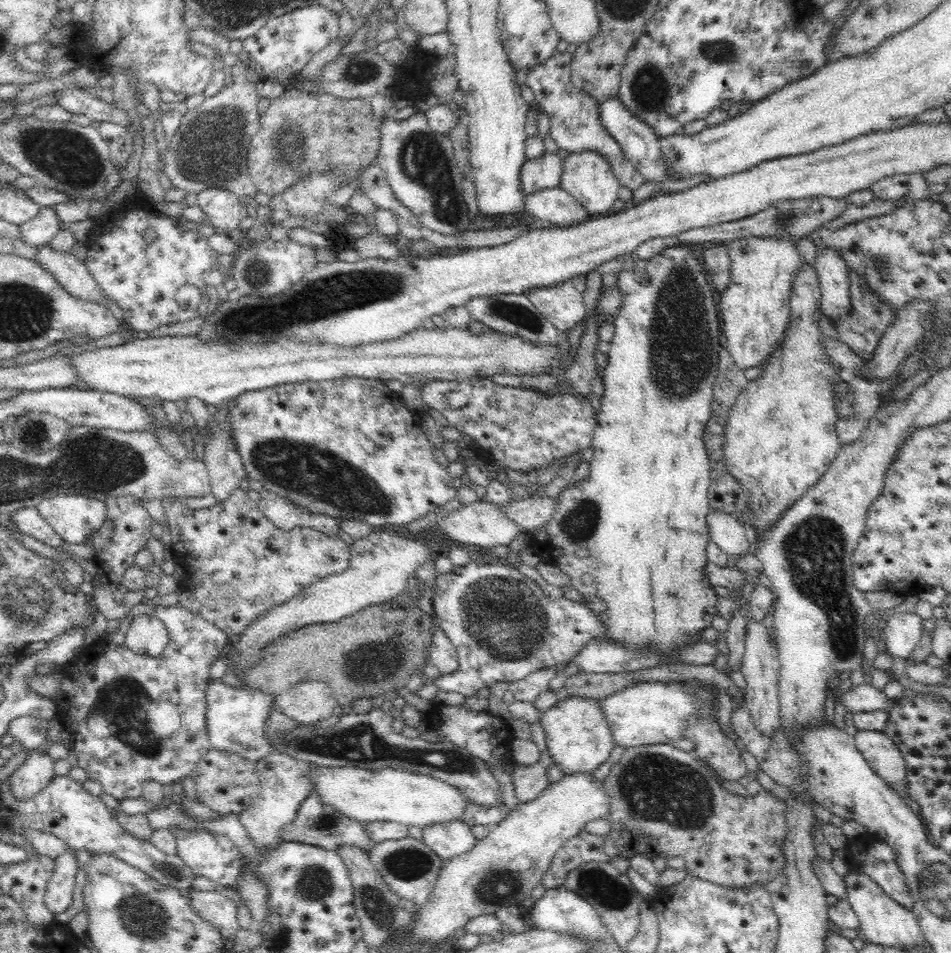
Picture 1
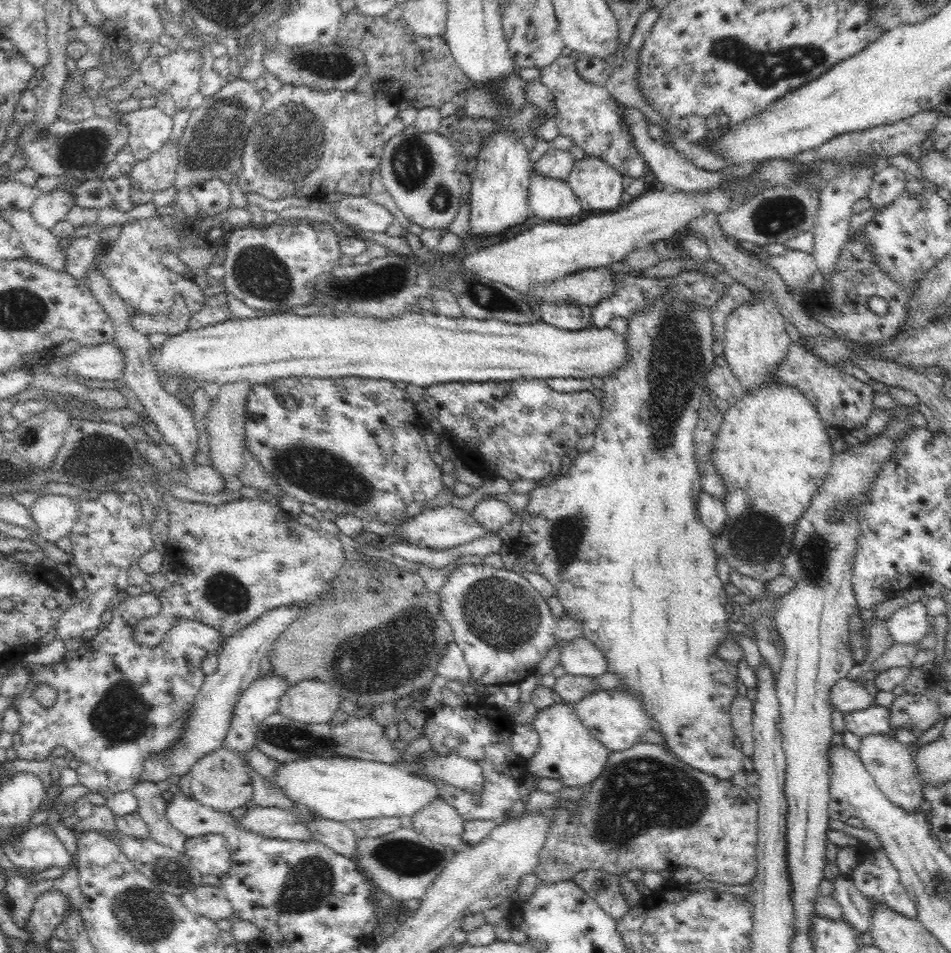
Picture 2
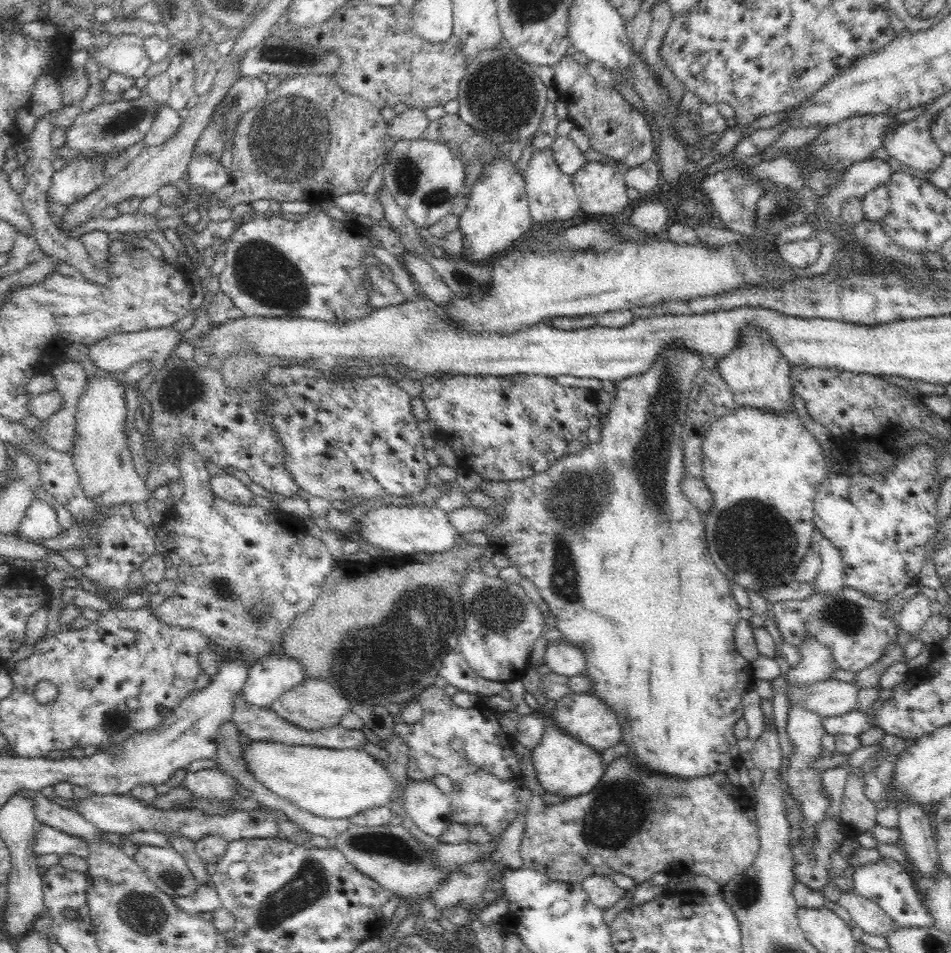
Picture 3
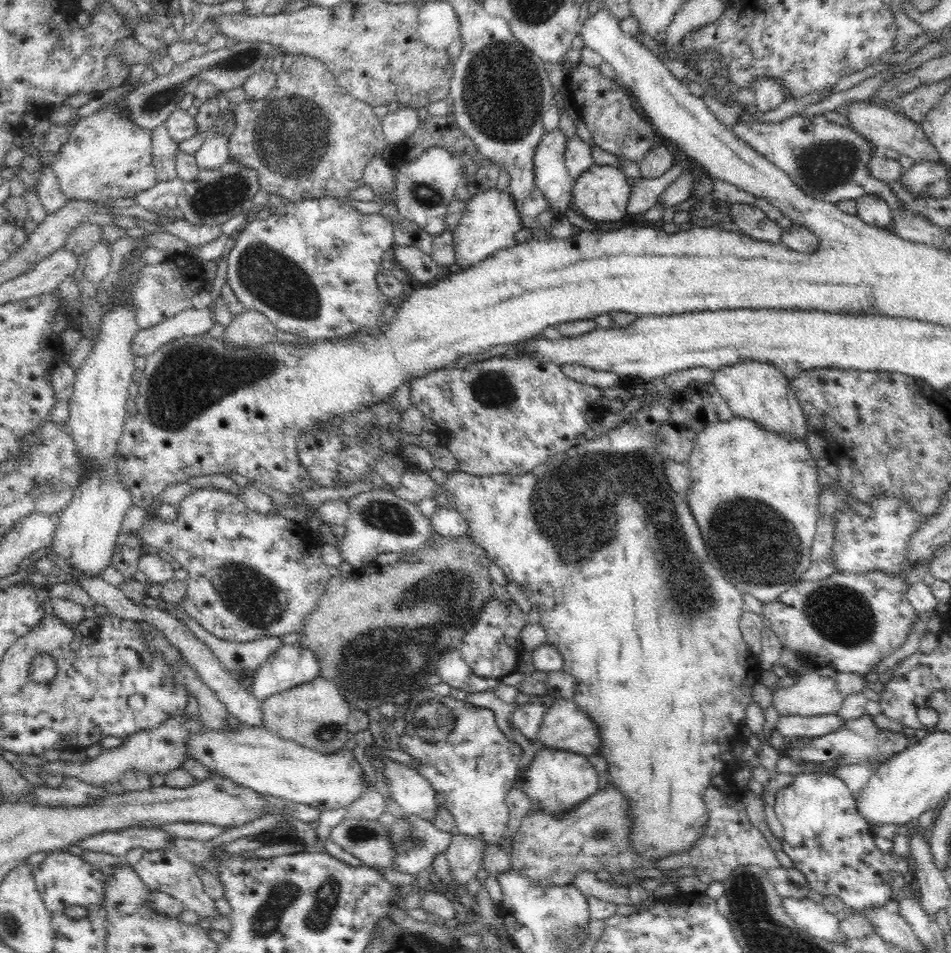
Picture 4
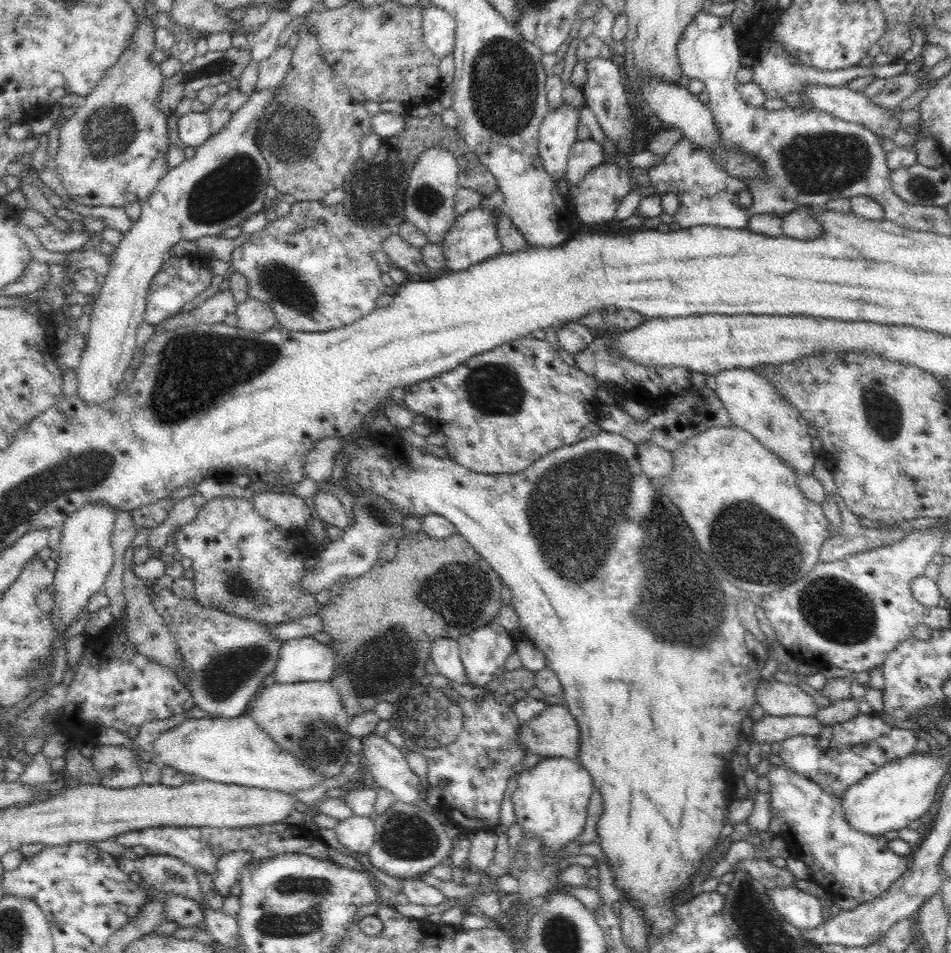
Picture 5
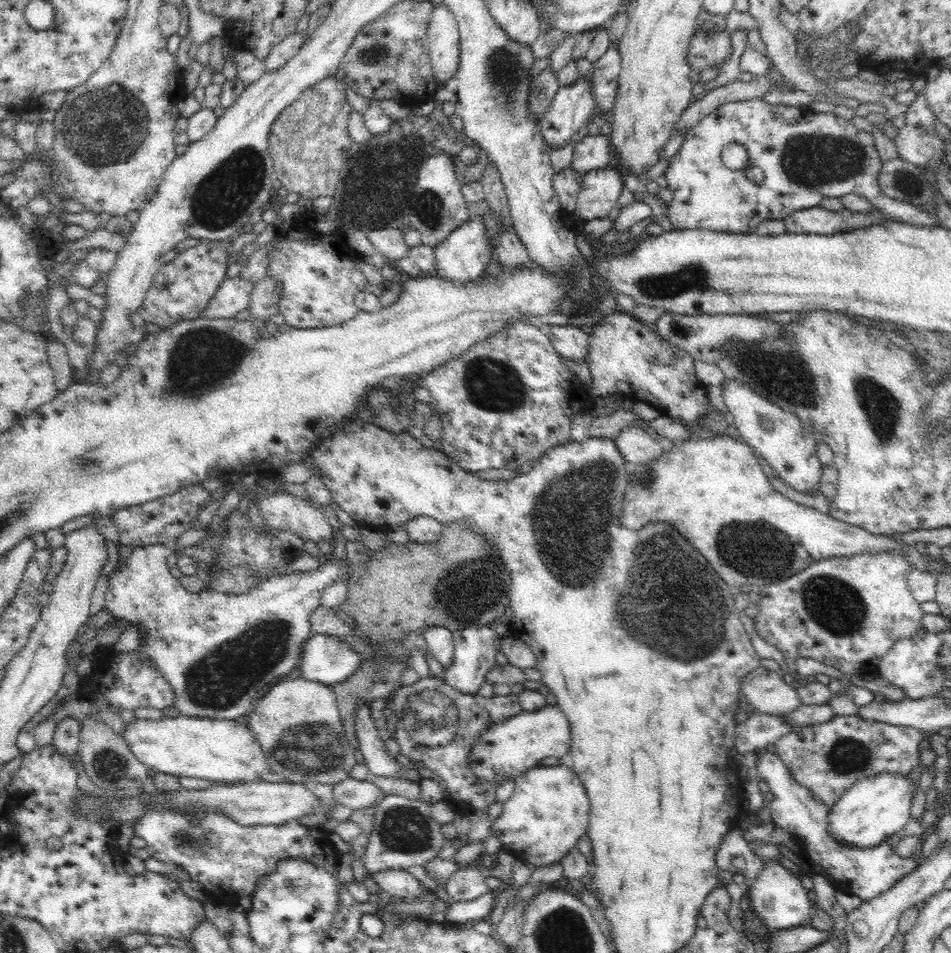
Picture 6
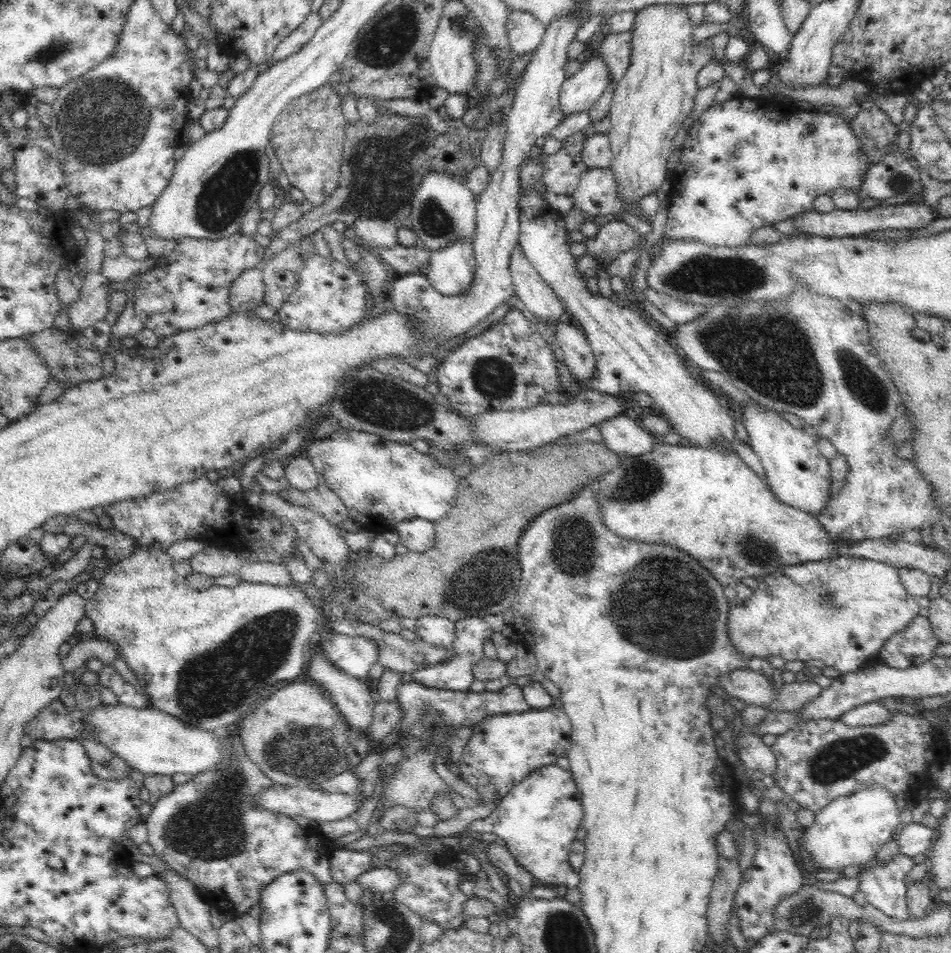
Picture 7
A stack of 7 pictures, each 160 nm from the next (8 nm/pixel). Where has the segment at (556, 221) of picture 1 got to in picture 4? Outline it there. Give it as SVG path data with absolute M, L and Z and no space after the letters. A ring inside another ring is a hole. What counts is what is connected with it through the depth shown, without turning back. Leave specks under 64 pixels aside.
M560 129L553 130L549 133L544 133L535 151L533 160L534 165L534 183L544 195L546 203L552 207L552 213L555 218L566 215L566 211L572 207L571 198L574 186L574 178L570 176L564 164L564 151L566 149L566 135L562 134Z

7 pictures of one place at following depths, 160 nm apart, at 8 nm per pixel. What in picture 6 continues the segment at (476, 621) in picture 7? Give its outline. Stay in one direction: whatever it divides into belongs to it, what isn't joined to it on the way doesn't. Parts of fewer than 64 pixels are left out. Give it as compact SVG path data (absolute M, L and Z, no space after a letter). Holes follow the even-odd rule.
M474 626L453 632L455 651L450 666L444 669L444 682L462 693L474 694L487 681L486 675L494 669L496 654L501 652L501 637L490 626Z

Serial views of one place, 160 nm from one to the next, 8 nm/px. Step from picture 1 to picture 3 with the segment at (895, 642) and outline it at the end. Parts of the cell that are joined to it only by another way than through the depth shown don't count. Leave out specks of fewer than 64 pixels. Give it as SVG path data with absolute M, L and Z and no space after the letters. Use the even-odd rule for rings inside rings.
M916 593L896 616L898 630L904 630L911 636L918 636L933 612L934 608L931 606L931 600L923 593Z

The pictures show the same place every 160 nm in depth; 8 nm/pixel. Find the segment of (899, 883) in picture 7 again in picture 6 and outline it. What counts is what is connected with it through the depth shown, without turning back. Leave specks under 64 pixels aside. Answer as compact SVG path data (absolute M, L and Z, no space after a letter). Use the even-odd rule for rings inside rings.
M767 749L754 752L757 752L758 762L753 772L760 781L768 784L773 794L773 800L768 804L772 822L790 833L803 850L803 858L811 865L818 865L822 869L820 873L828 877L835 890L855 895L866 902L891 890L917 868L915 857L899 856L886 841L868 849L834 841L828 821L831 807L818 800L805 786L798 784L776 753Z

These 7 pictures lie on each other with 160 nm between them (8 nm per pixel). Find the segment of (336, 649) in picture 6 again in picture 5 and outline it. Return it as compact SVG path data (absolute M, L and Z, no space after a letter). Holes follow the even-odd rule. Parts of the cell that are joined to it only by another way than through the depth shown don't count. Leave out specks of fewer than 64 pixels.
M312 637L293 638L282 643L278 650L274 683L330 681L335 665L336 653L332 647Z

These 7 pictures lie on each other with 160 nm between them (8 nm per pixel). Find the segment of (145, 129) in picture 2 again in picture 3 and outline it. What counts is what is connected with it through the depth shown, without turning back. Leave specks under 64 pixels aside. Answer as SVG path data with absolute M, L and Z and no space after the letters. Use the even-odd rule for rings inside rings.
M168 104L159 105L156 108L156 116L150 122L150 130L140 140L144 148L148 146L162 145L169 138L172 138L183 120L180 119L178 111Z

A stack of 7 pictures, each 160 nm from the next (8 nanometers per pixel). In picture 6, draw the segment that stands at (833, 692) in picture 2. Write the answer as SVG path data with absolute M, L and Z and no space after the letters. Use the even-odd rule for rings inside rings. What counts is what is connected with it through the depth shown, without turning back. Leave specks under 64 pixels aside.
M761 666L743 678L741 691L755 710L764 714L786 716L803 704L797 689L783 680L779 670Z

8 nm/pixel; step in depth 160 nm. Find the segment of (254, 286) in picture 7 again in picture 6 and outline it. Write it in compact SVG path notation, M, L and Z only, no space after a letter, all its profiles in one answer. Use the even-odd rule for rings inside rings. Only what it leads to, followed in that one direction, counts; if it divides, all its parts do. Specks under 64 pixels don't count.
M238 276L222 280L200 316L205 319L234 317L248 306L252 287L252 281L246 281Z

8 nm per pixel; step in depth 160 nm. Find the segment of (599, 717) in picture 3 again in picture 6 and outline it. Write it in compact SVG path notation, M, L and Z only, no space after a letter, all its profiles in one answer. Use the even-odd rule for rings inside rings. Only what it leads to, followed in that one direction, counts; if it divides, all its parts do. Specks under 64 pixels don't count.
M546 705L532 712L522 711L508 720L486 729L472 745L469 765L480 780L502 783L517 779L530 768L538 767L542 758L560 759L571 752L571 724L556 705Z

